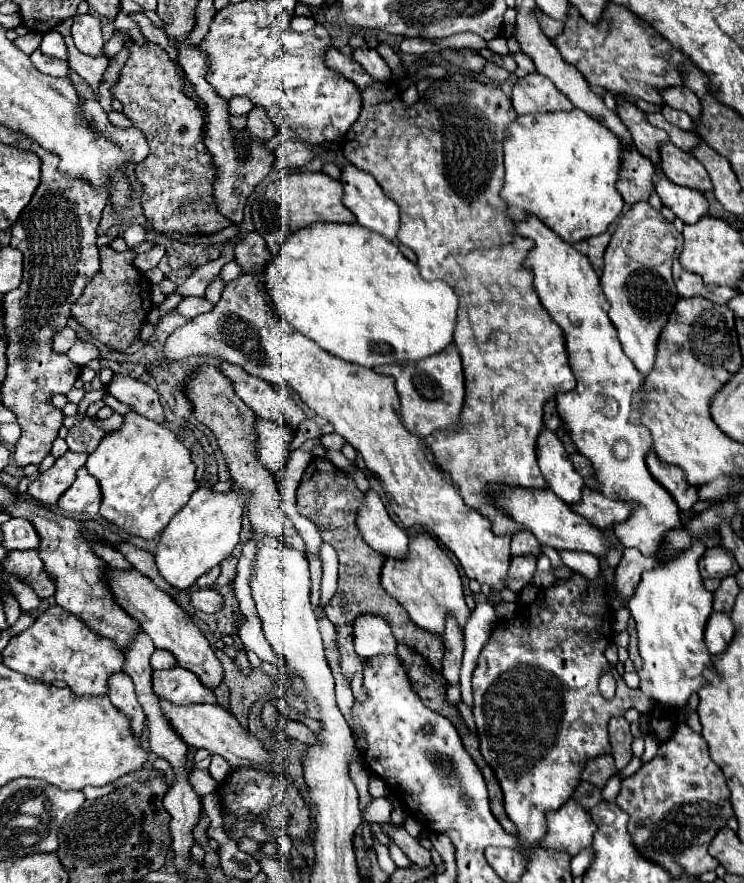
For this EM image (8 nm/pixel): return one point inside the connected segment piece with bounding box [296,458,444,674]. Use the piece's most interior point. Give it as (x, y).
(327, 496)

